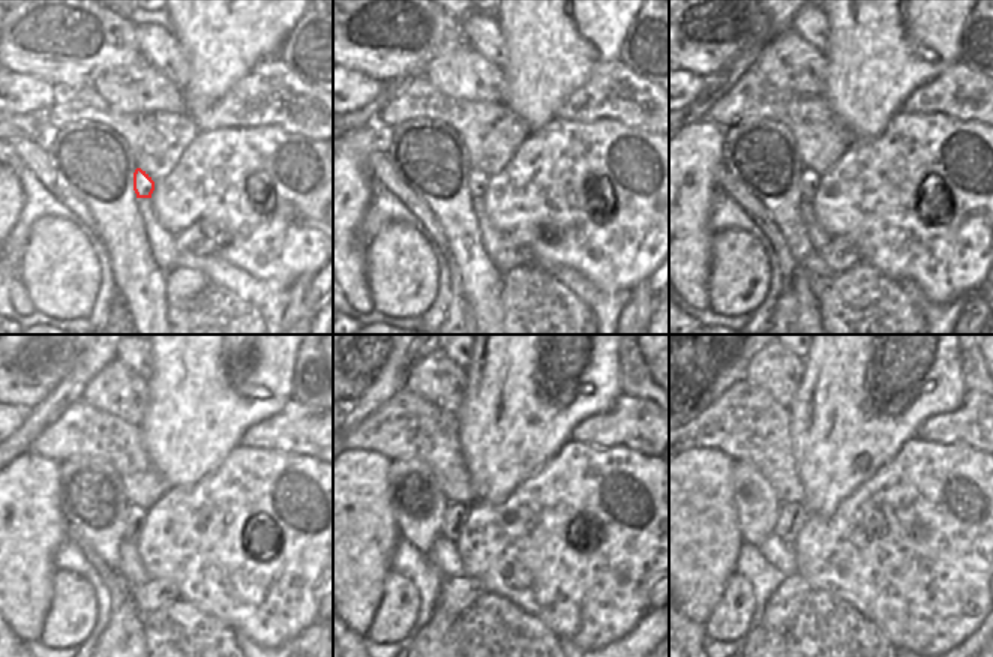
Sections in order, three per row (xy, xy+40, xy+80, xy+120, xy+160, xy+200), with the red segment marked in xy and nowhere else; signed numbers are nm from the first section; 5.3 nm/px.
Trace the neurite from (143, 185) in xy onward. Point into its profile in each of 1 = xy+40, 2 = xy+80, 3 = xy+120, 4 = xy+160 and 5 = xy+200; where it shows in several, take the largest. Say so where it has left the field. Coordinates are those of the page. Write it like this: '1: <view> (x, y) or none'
1: xy+40 (477, 182)
2: xy+80 (809, 179)
3: xy+120 (135, 516)
4: xy+160 (455, 516)
5: xy+200 (792, 516)

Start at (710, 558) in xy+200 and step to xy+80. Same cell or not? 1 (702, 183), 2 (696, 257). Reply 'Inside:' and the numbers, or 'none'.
Inside: 1, 2

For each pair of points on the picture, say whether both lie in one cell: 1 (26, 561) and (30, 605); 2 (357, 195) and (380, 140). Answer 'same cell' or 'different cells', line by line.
1: same cell
2: same cell

